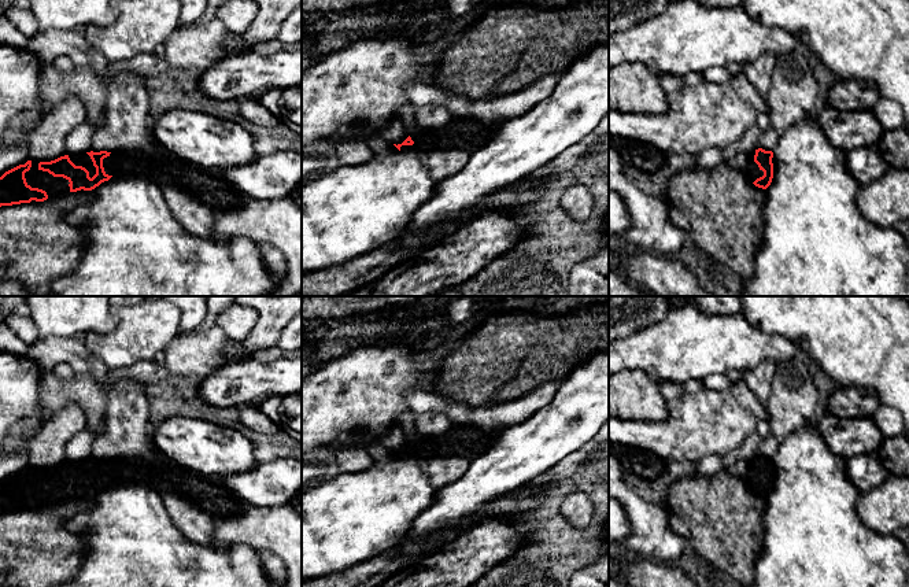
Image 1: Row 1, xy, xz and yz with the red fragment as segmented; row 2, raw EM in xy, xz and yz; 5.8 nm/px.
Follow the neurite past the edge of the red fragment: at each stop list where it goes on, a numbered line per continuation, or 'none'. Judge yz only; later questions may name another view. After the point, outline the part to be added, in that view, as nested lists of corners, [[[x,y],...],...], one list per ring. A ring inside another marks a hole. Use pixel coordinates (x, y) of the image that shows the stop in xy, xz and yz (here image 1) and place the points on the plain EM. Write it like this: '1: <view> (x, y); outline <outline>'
1: yz (752, 479); outline [[[755,458],[749,461],[749,472],[744,476],[744,481],[750,490],[754,490],[757,486],[764,483],[764,479],[758,475],[758,472],[754,469]]]

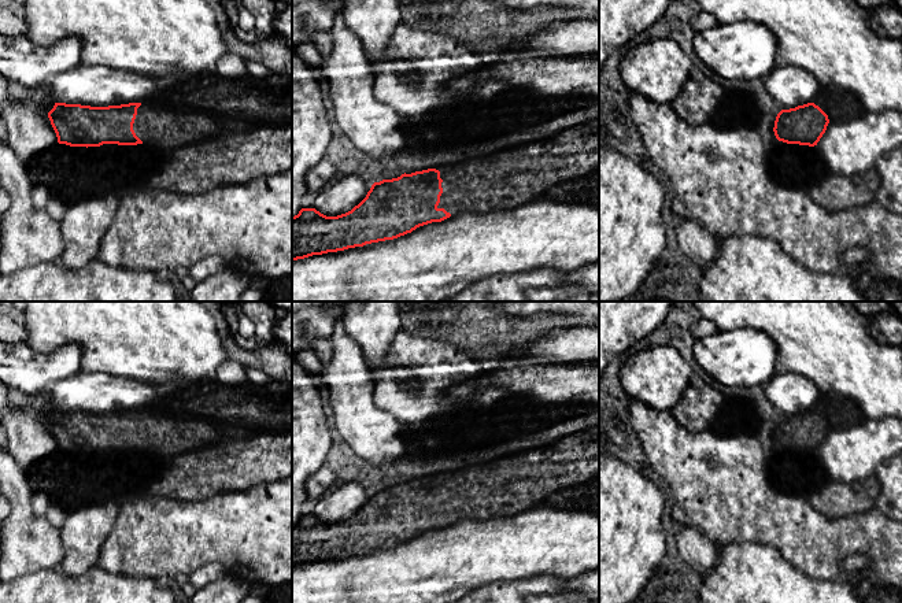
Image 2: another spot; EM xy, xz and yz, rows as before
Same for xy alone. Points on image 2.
1: xy (161, 433); outline [[[141,411],[133,430],[136,443],[147,451],[173,458],[222,440],[218,423],[203,418],[173,418]]]

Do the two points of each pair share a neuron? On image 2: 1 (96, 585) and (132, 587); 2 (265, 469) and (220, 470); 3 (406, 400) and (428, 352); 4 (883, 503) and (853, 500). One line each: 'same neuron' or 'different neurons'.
1: same neuron
2: same neuron
3: same neuron
4: different neurons

